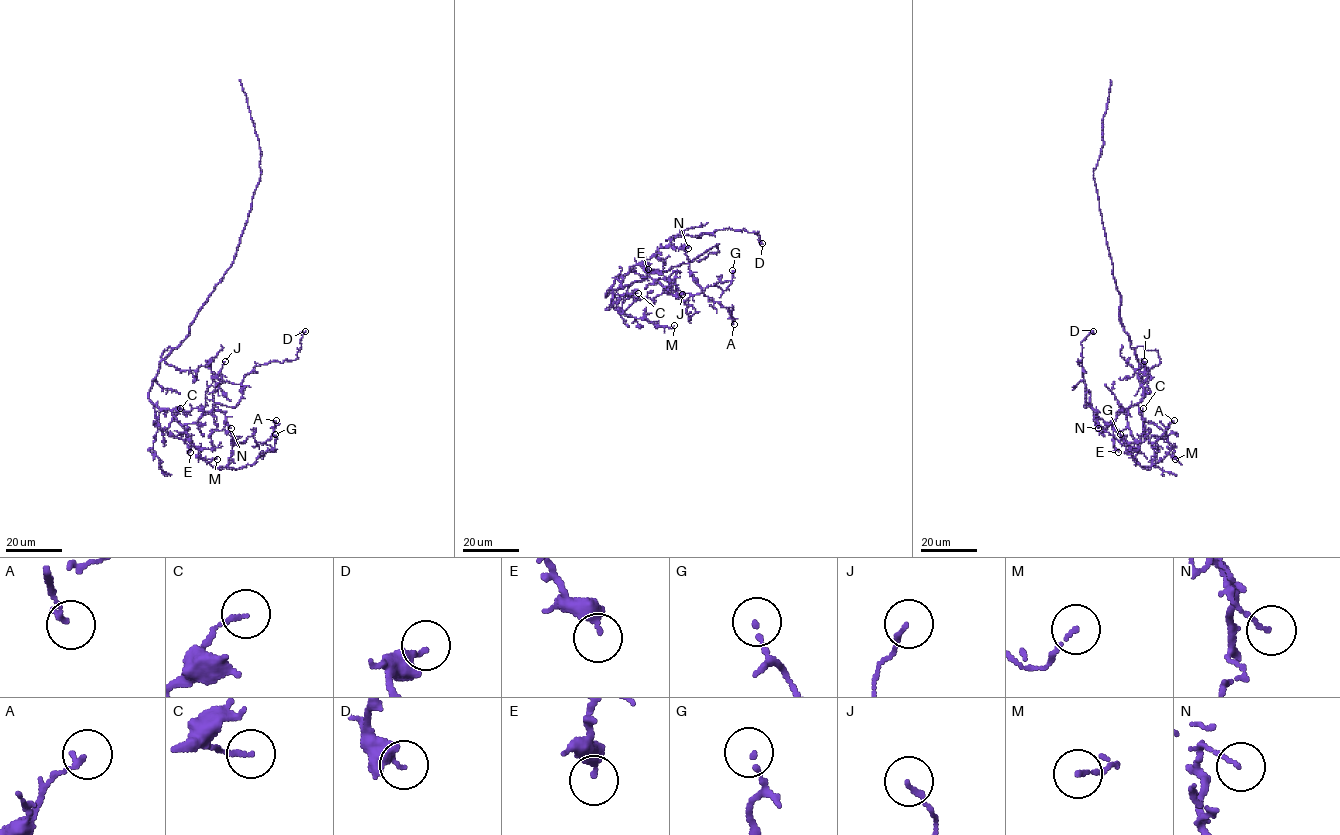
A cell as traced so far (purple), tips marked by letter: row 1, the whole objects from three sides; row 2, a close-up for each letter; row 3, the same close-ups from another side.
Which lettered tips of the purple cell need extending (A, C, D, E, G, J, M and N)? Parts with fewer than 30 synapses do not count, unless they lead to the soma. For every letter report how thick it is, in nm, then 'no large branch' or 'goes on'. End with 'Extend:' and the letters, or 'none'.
A: 150 nm thick; no large branch
C: 120 nm thick; no large branch
D: 320 nm thick; no large branch
E: 360 nm thick; no large branch
G: 120 nm thick; no large branch
J: 130 nm thick; no large branch
M: 130 nm thick; no large branch
N: 110 nm thick; no large branch
Extend: none

